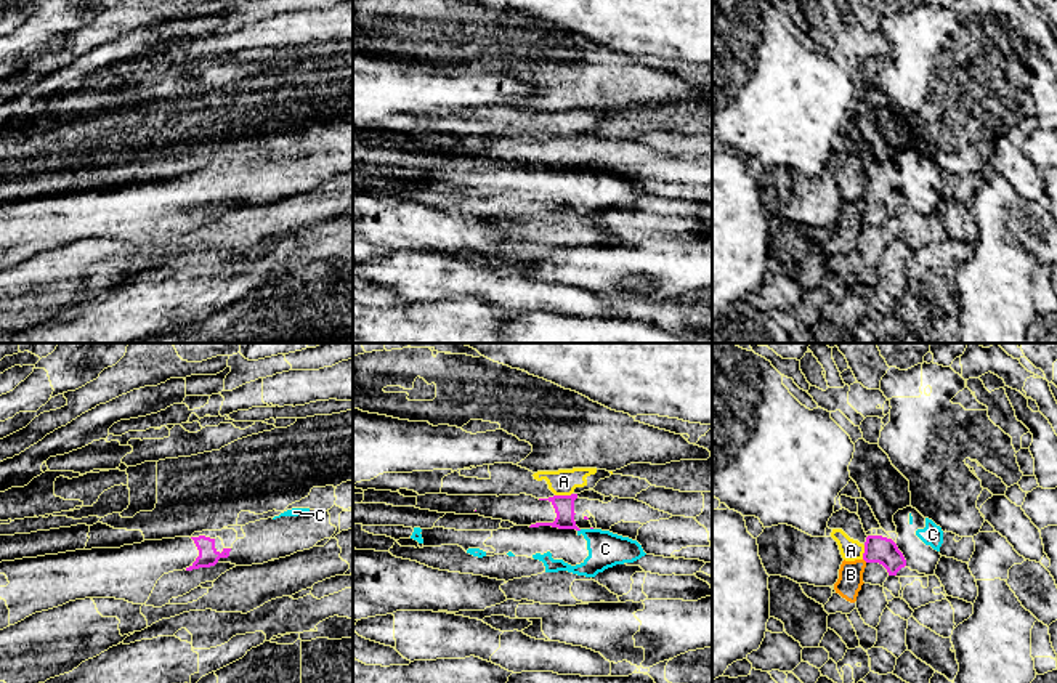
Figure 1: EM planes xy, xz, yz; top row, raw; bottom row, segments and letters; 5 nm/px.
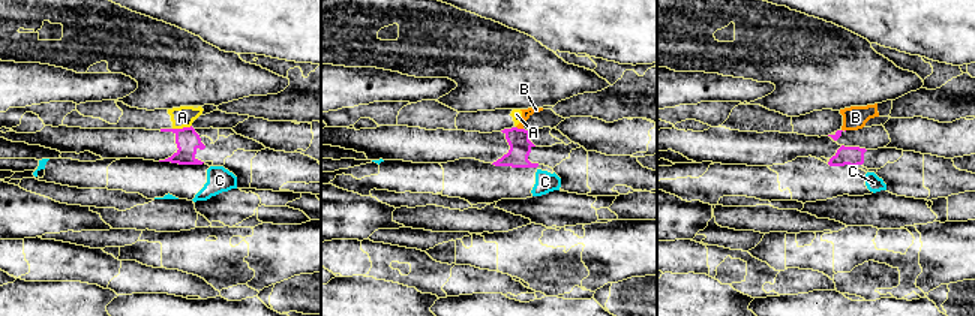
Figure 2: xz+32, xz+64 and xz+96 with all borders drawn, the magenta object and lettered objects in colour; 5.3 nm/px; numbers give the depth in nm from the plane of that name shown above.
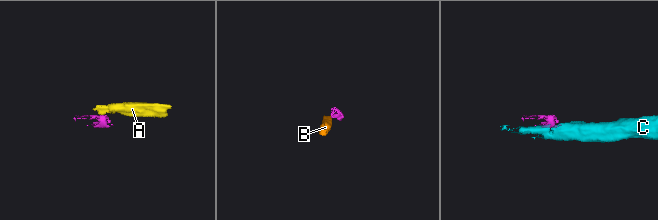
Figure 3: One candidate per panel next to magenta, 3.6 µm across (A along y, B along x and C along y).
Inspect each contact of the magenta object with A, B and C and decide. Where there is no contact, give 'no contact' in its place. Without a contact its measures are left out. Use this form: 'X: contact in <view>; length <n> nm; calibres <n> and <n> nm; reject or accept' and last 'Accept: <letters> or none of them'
A: contact in xz; length 90 nm; calibres 100 and 130 nm; reject
B: contact in yz; length 30 nm; calibres 140 and 130 nm; reject
C: no contact; reject
Accept: none of them

